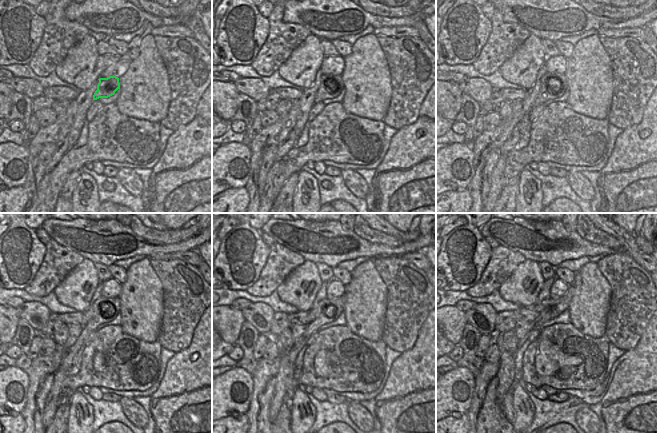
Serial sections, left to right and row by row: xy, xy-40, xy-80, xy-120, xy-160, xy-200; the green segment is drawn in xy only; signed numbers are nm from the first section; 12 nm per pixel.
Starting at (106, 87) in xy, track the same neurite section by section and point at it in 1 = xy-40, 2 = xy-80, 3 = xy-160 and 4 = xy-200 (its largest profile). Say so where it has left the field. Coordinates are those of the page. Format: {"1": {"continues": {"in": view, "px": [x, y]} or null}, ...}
{"1": {"continues": {"in": "xy-40", "px": [331, 86]}}, "2": {"continues": {"in": "xy-80", "px": [553, 86]}}, "3": {"continues": {"in": "xy-160", "px": [328, 310]}}, "4": {"continues": {"in": "xy-200", "px": [552, 308]}}}

